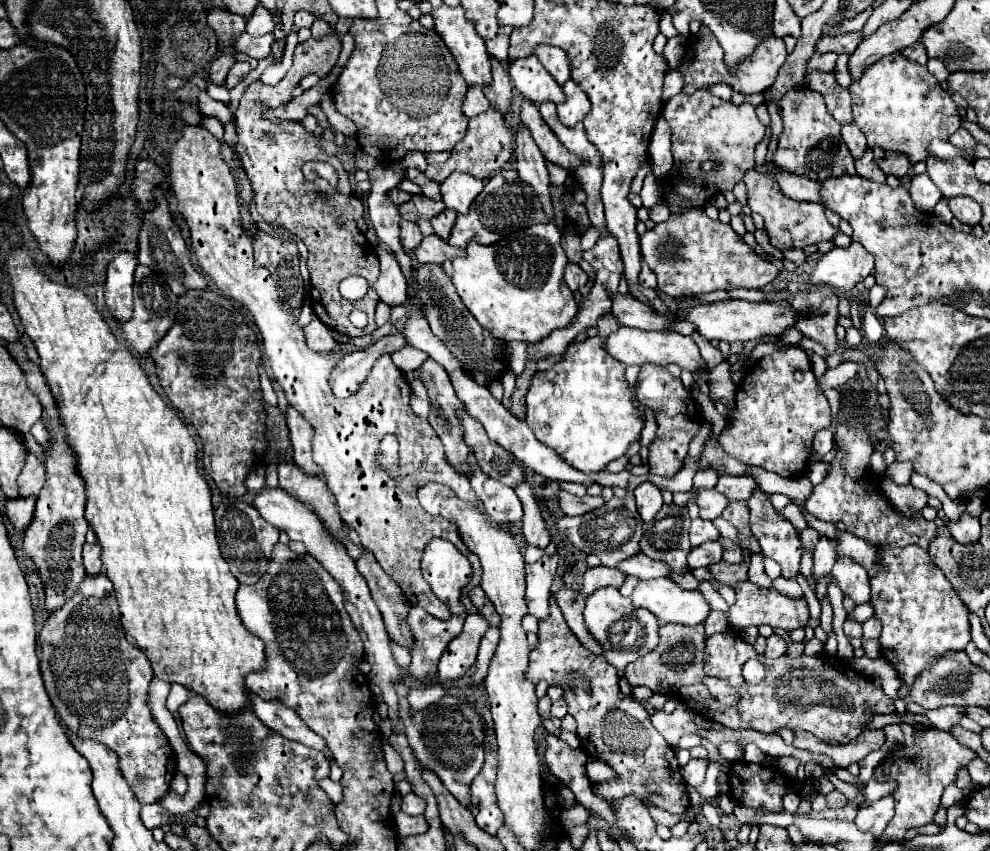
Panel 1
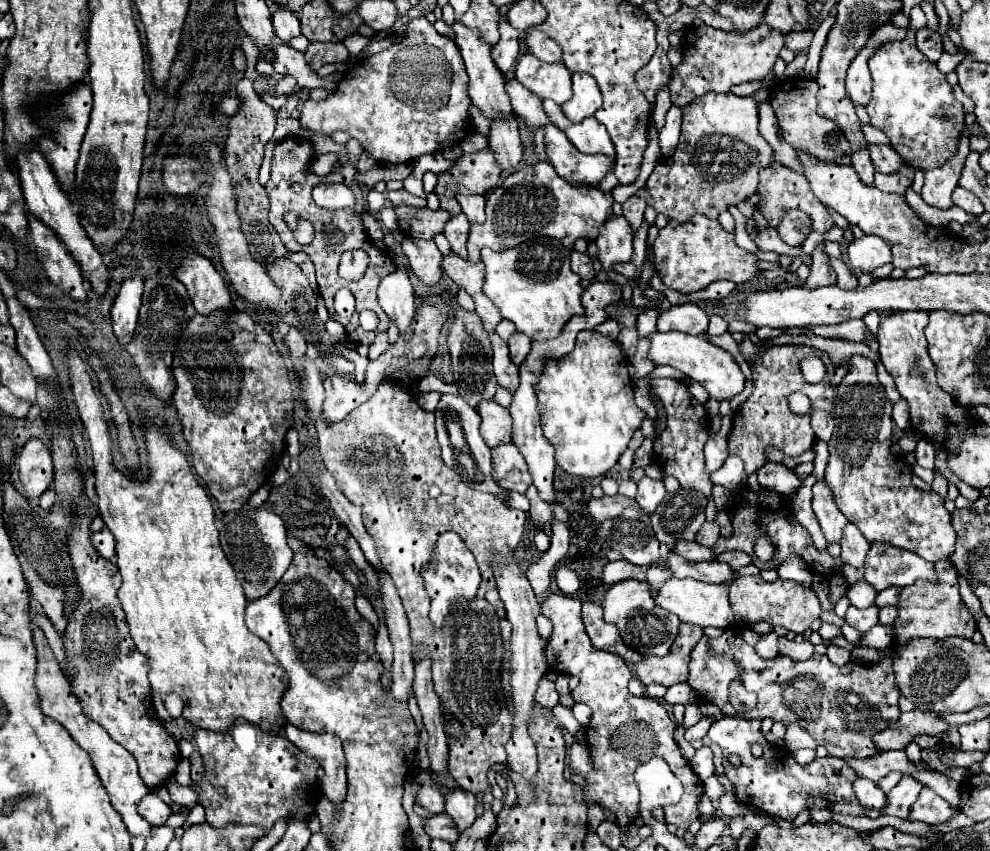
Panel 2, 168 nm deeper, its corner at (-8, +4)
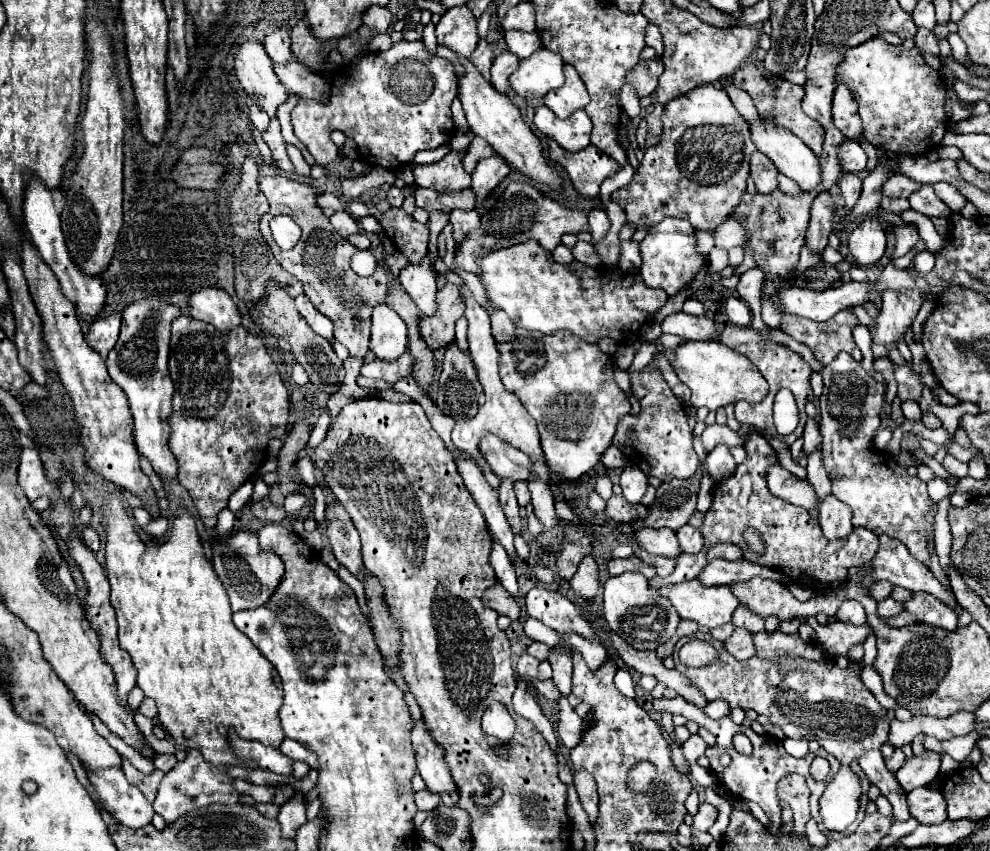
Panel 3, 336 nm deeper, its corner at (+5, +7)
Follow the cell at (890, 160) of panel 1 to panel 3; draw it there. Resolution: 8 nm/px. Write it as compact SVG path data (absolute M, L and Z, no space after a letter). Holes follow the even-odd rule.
M848 140L840 148L840 162L842 162L844 172L856 172L858 174L858 172L866 170L868 156L856 140Z

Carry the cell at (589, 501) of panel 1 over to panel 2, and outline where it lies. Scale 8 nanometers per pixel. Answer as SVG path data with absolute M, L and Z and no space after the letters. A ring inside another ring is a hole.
M613 495L613 497L603 497L603 499L591 499L587 503L587 509L591 511L593 519L597 523L607 521L607 519L617 519L627 507L637 507L635 499L629 499L625 495Z

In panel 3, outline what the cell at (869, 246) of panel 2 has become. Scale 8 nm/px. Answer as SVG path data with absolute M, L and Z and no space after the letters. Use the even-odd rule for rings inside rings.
M864 220L854 232L850 232L846 246L858 266L876 264L886 248L884 226L880 220Z

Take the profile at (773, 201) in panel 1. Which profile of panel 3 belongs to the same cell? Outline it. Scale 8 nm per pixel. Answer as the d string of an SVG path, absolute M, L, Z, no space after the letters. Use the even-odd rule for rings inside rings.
M758 150L750 156L750 176L760 194L772 194L778 190L778 170L772 160Z

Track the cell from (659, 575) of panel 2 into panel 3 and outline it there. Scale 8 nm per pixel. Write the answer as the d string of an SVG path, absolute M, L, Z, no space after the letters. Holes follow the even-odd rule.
M754 434L754 436L746 438L744 448L748 452L746 462L740 464L730 478L714 484L714 488L712 488L712 506L708 508L706 520L702 524L704 548L692 556L680 554L674 572L666 578L656 575L649 580L650 586L658 589L666 584L677 584L682 580L696 578L700 568L706 566L708 548L718 542L732 542L736 546L742 546L746 560L762 564L762 566L778 568L778 570L790 574L790 578L794 582L804 584L810 590L830 592L830 590L844 586L848 568L860 566L860 564L864 564L864 560L868 562L876 554L878 536L874 536L874 532L868 532L866 528L854 528L854 532L848 538L838 540L838 542L828 542L820 530L820 524L816 524L804 508L788 504L788 502L776 498L768 490L766 478L764 478L766 468L776 462L772 446L762 436ZM748 526L756 528L764 536L764 540L766 540L764 556L750 552L750 548L742 540L742 530ZM782 532L784 532L784 536L782 536ZM718 534L724 534L724 536L718 536Z

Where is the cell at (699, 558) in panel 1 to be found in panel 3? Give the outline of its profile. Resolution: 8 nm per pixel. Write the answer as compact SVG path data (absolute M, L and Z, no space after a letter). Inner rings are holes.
M642 528L636 532L636 540L654 554L662 554L668 558L676 558L680 556L680 544L676 540L676 534L670 528L662 528L662 530L652 530L652 528Z

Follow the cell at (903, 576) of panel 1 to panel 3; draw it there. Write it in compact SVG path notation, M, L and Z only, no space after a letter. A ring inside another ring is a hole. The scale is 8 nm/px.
M914 592L910 600L904 602L904 610L916 618L920 624L944 628L944 630L956 630L958 628L958 616L952 608L936 600L932 594L926 592Z

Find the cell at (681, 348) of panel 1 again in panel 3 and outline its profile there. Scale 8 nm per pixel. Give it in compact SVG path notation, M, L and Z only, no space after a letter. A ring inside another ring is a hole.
M686 342L674 348L676 358L670 360L670 366L678 374L678 378L692 390L690 404L694 408L706 406L708 410L716 410L726 404L734 404L738 400L760 402L768 394L768 382L758 372L752 362L748 362L742 354L726 348L720 342Z

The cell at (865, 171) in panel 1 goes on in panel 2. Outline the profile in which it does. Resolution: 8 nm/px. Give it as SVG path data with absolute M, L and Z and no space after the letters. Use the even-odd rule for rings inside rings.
M875 173L875 187L883 193L905 195L905 191L911 187L911 179L901 173L891 173L891 175L877 175Z

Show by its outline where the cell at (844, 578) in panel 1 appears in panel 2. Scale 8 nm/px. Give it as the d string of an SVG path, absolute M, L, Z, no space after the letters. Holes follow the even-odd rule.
M847 523L841 537L841 559L853 567L863 567L863 559L869 551L871 543L861 535L855 523Z

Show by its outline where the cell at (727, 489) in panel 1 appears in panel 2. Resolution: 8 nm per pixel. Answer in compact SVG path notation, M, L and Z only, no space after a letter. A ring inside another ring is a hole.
M765 463L759 471L757 471L757 479L759 479L759 485L765 487L765 489L773 489L777 493L783 493L783 495L795 495L797 489L801 487L801 481L799 477L795 475L795 471L787 469L785 465L781 463Z

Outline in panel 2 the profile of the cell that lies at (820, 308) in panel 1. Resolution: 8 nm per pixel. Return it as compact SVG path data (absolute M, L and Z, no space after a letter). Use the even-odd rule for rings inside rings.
M823 243L815 247L811 257L813 257L813 265L811 265L811 275L807 279L807 287L835 285L835 271L829 265L829 255L823 251Z

